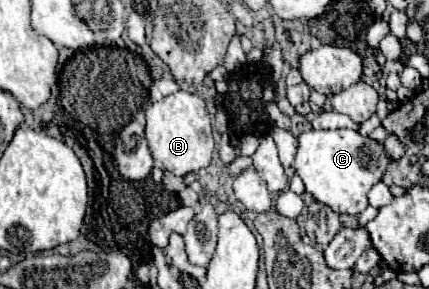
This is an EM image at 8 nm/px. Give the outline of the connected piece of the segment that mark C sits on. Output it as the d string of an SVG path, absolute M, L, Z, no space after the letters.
M313 129L301 133L293 163L297 175L305 183L305 193L309 193L315 201L331 207L333 211L347 215L359 215L367 207L367 193L377 181L381 181L387 165L389 157L385 155L383 145L371 141L369 137L361 137L351 129Z

